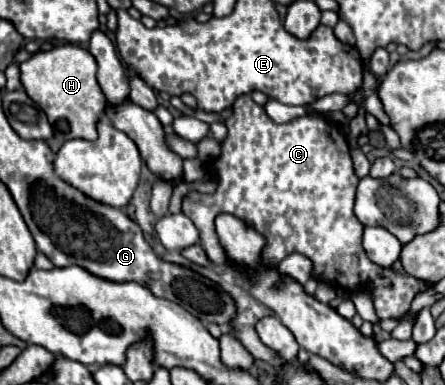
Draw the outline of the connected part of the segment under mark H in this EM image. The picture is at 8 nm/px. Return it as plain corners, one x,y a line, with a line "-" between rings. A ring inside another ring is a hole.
65,43
49,51
37,51
19,65
19,71
25,93
29,93
29,97
45,111
49,123
55,125
61,119
69,123
67,139
97,137
95,125
101,119
101,113
105,111
105,95
97,85
97,63
87,49

